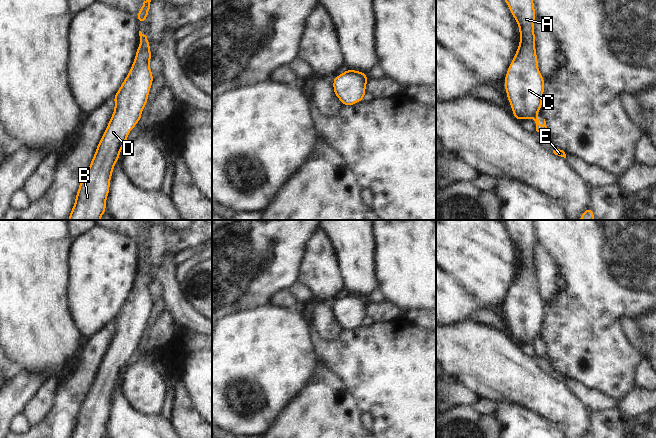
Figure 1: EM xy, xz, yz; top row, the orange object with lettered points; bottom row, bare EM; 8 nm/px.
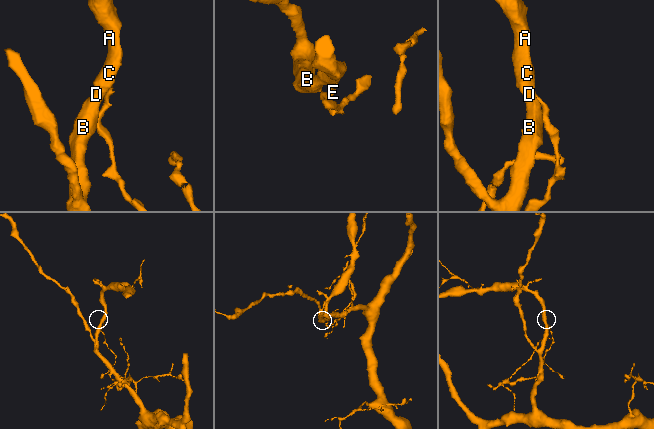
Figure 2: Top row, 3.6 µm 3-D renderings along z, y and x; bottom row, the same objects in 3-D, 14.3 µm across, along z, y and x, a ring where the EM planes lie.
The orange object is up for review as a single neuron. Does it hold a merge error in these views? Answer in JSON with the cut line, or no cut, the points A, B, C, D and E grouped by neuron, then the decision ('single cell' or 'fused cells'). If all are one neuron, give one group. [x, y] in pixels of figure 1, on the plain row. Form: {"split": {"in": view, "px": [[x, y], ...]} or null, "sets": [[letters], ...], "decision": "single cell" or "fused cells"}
{"split": {"in": "yz", "px": [[536, 336], [533, 342]]}, "sets": [["A", "B", "C", "D"], ["E"]], "decision": "fused cells"}

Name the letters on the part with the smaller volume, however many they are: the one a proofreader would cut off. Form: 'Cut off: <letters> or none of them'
Cut off: E

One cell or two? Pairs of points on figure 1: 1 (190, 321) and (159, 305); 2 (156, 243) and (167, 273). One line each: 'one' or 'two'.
1: two
2: two

